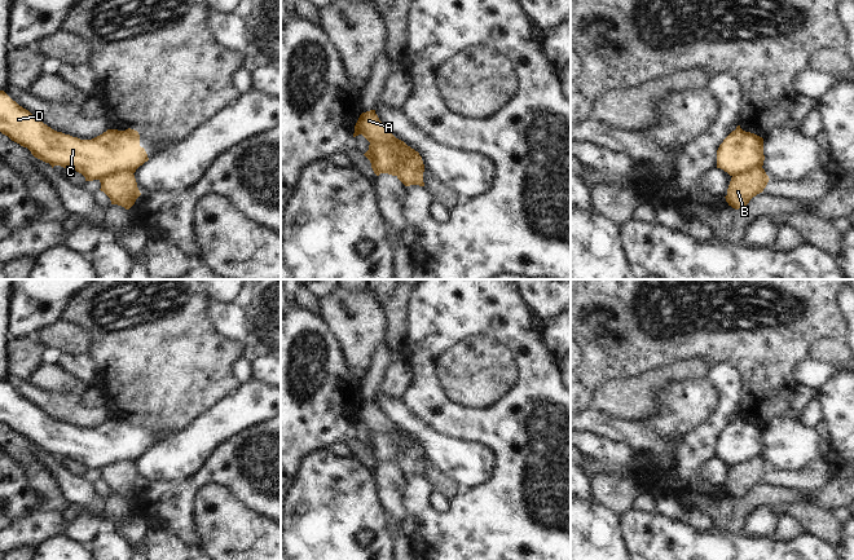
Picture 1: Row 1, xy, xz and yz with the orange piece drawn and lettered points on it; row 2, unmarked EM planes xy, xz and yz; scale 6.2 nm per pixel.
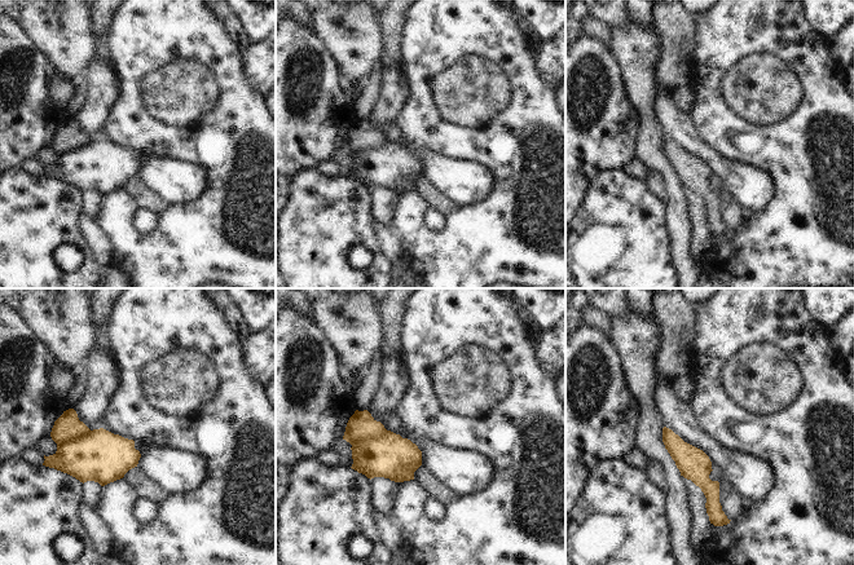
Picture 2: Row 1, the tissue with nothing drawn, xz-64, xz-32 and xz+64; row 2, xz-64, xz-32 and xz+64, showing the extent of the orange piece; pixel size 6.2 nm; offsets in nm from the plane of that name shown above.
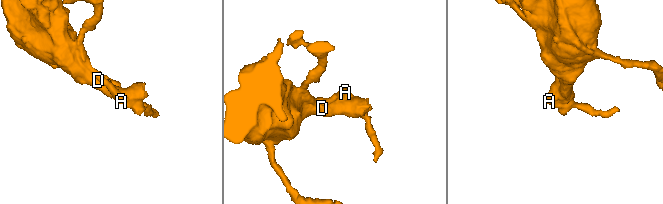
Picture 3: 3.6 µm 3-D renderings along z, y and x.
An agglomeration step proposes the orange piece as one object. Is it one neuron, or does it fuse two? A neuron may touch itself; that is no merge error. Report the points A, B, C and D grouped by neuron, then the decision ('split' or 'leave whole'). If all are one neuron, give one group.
A B / C D | split

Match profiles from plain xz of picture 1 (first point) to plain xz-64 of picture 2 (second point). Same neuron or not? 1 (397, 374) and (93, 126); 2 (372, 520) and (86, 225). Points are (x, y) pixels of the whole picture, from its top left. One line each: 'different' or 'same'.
1: same
2: different

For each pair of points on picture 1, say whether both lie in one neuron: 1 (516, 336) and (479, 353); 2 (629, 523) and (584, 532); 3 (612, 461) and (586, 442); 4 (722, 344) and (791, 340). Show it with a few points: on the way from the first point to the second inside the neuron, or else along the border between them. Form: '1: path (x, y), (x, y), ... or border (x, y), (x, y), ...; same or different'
1: border (471, 335), (498, 340), (518, 369); different
2: border (619, 517), (623, 541), (626, 546); different
3: path (606, 457), (593, 448); same
4: path (739, 340), (774, 340); same

